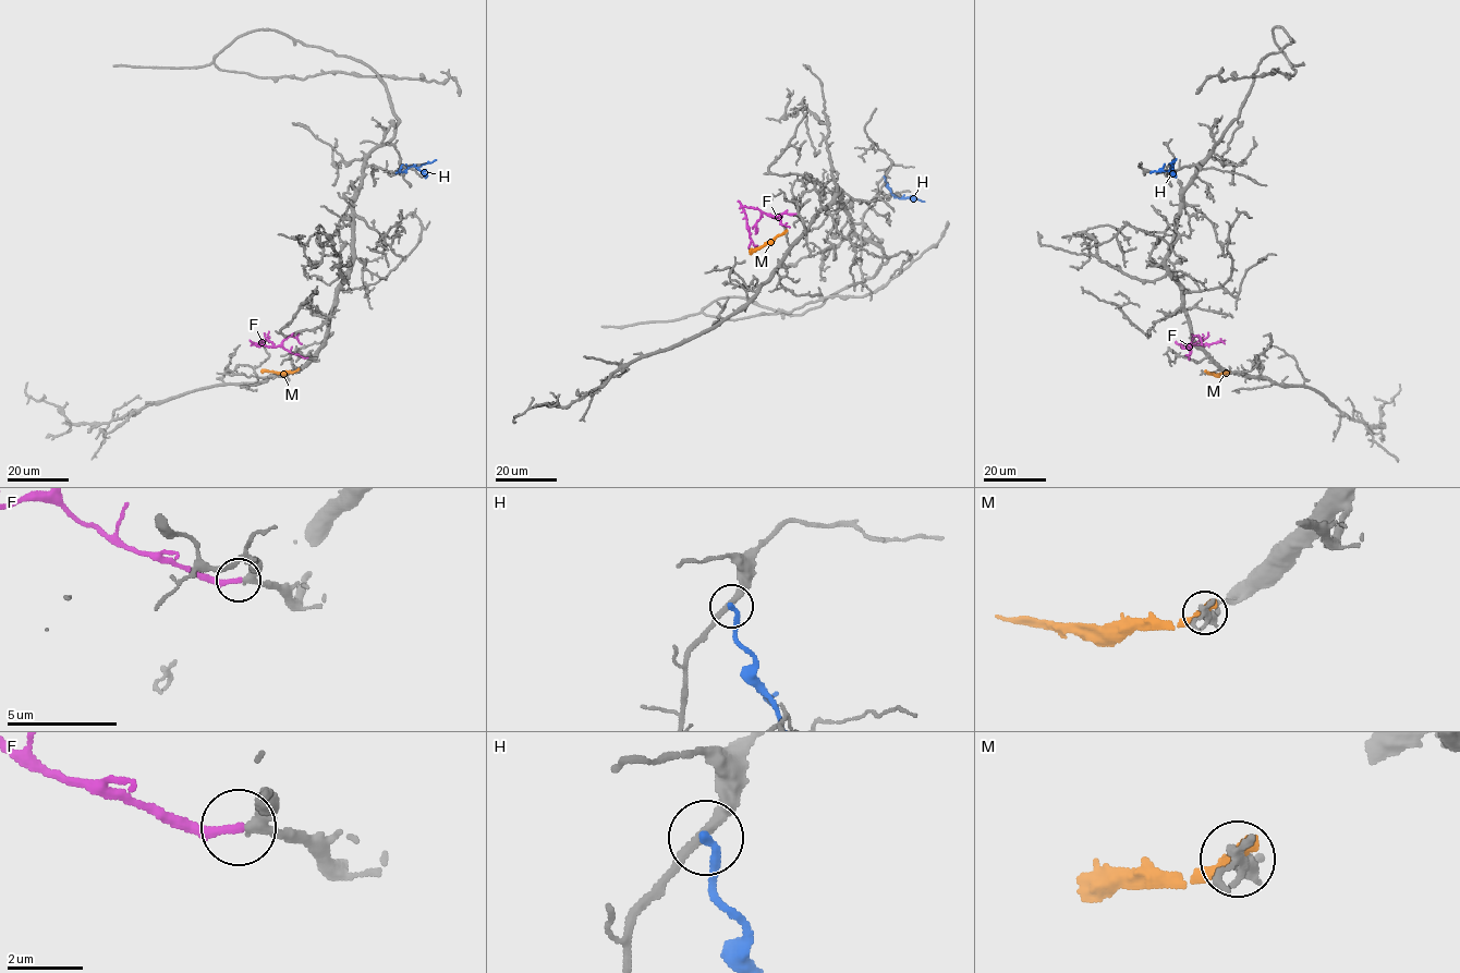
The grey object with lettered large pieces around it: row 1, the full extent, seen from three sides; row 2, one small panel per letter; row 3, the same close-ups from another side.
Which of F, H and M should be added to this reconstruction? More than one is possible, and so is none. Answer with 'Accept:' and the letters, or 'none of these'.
Accept: F

